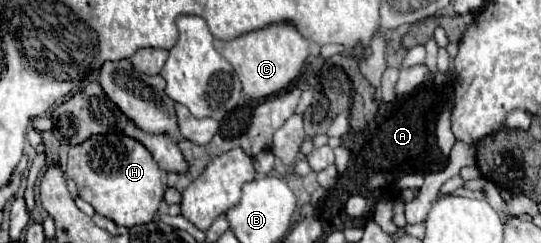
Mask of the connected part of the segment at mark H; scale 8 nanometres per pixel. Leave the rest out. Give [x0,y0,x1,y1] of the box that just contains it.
[67,135,165,227]

